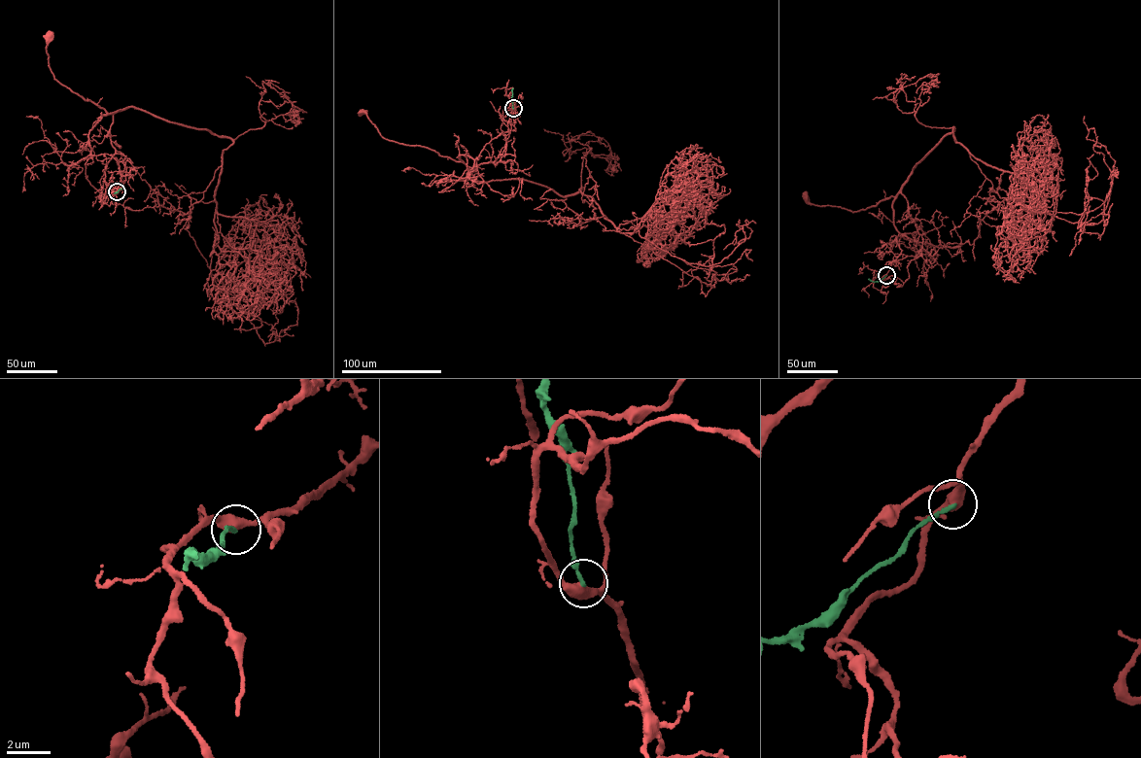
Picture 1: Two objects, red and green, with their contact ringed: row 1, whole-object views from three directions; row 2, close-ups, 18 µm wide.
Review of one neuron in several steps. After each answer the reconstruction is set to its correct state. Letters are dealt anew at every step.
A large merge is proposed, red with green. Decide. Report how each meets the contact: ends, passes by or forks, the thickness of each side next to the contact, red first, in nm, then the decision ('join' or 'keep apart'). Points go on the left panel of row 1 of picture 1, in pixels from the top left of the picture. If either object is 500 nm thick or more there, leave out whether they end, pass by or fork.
red passes by; green ends there; 480 nm thick on the red side, 170 nm on the other; keep apart

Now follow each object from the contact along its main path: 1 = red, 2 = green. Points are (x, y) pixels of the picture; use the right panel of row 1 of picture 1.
1: (886, 275), (901, 251), (896, 238), (909, 239), (894, 224), (895, 197), (853, 213), (816, 205), (806, 197)
2: (886, 275), (879, 281), (869, 278)

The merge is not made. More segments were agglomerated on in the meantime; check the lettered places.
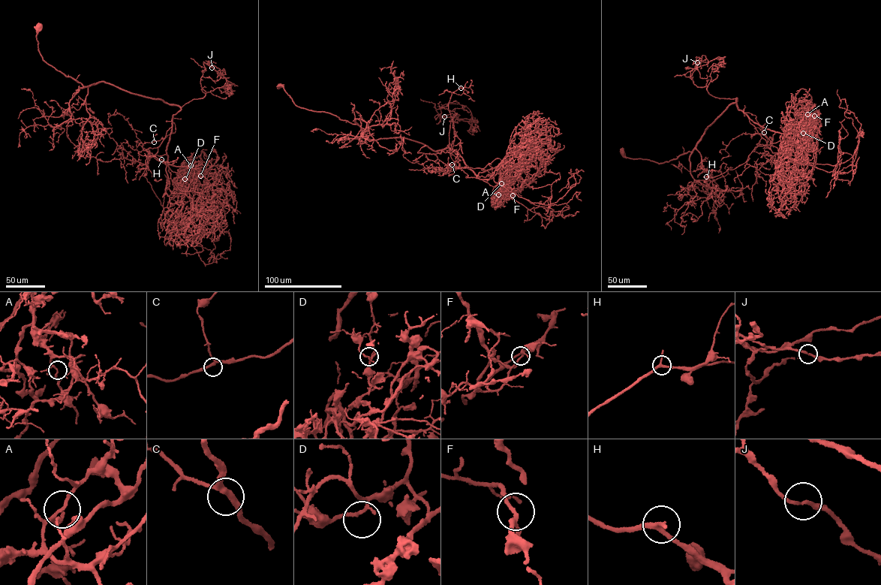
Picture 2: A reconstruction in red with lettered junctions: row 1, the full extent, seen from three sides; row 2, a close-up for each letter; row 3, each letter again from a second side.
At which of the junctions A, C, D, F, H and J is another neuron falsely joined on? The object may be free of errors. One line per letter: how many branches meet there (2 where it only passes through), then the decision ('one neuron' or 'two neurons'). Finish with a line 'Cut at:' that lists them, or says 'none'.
A: branches 3; two neurons
C: branches 3; one neuron
D: branches 3; one neuron
F: branches 3; one neuron
H: branches 3; one neuron
J: branches 2; one neuron
Cut at: A

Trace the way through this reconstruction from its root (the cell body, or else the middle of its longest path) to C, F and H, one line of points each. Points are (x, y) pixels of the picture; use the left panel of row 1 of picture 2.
C: (38, 27), (36, 37), (43, 60), (84, 86), (103, 82), (180, 107), (172, 118), (175, 132), (154, 142)
F: (38, 27), (43, 60), (84, 86), (103, 82), (180, 107), (172, 120), (168, 162), (200, 176)
H: (38, 27), (43, 60), (84, 86), (103, 82), (180, 107), (160, 146), (148, 149), (148, 159), (161, 159)

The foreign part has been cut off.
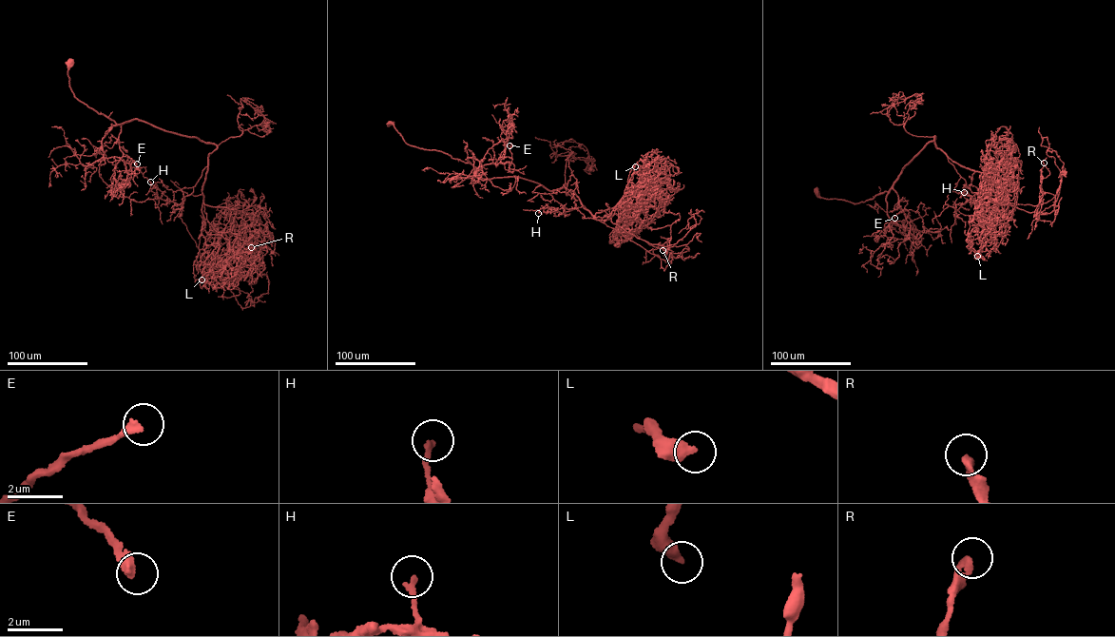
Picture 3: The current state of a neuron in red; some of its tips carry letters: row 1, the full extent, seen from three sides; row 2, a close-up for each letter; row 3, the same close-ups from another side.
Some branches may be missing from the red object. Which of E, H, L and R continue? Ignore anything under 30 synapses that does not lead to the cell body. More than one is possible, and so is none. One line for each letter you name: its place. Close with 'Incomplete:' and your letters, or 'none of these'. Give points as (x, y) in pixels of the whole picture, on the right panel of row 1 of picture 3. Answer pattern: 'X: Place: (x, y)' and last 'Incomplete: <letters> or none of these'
E: Place: (894, 218)
Incomplete: E

